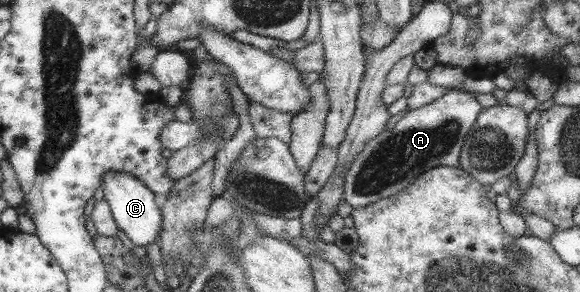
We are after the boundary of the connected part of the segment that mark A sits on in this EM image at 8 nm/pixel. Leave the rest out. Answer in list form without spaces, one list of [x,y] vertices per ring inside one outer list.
[[[445,91],[425,106],[410,110],[390,130],[383,130],[379,137],[367,143],[357,155],[345,176],[343,201],[352,208],[359,208],[393,196],[411,186],[417,177],[438,166],[459,167],[460,152],[465,138],[483,106],[469,94]]]

